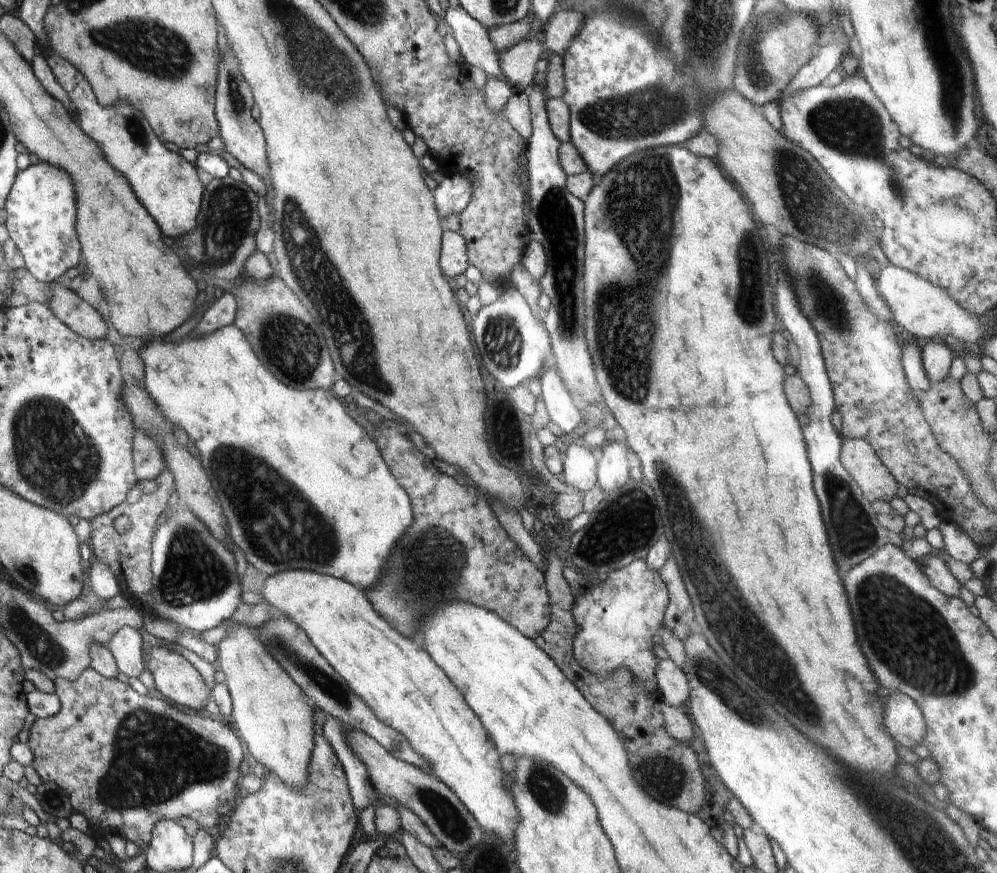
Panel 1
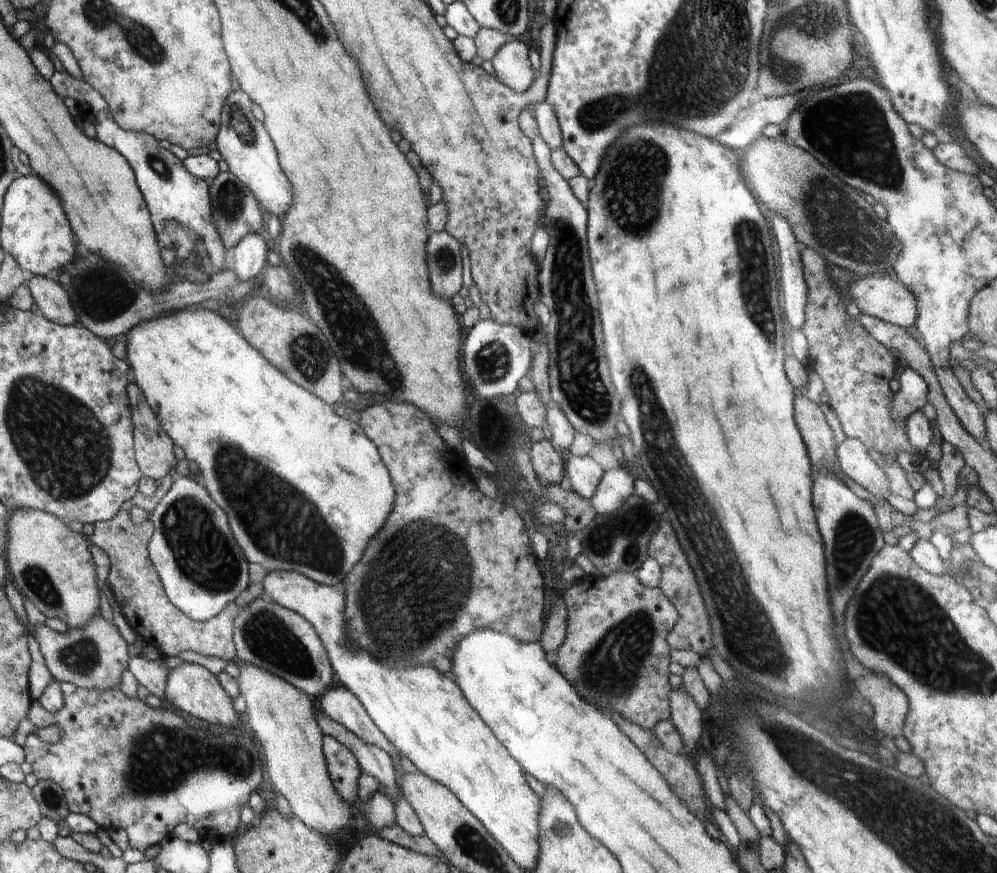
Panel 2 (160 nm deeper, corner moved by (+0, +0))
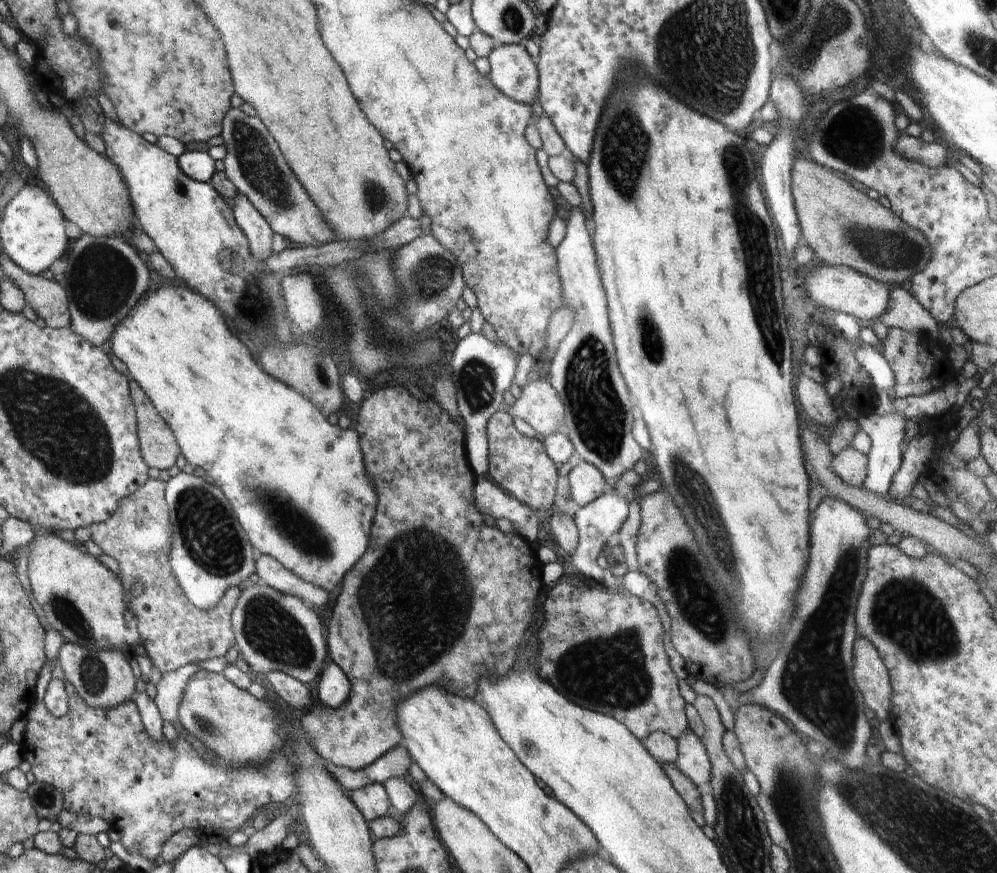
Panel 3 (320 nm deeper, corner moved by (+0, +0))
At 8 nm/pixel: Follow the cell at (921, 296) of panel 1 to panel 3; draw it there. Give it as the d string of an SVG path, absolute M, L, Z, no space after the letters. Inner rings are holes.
M816 261L816 266L810 270L810 278L806 274L804 288L808 288L810 300L825 309L835 310L854 318L874 320L886 310L890 286L883 285L877 280L844 265L833 265Z

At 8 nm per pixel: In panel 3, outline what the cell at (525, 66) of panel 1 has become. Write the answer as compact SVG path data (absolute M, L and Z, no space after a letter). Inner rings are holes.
M497 44L494 45L487 58L490 63L490 72L487 77L504 96L528 106L538 101L539 74L532 57L524 46Z

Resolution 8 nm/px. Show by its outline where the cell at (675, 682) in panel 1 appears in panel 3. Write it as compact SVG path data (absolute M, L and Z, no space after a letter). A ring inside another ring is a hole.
M688 730L676 742L675 766L698 788L707 789L711 781L712 765L701 737L692 730Z

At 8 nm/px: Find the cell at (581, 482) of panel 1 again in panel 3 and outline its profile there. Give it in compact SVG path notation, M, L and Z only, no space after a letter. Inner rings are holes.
M576 459L568 476L570 498L580 506L591 503L608 490L604 475L589 462Z

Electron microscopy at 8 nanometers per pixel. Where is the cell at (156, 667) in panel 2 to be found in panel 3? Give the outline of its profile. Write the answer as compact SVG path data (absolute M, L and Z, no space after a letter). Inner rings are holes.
M190 663L180 667L178 671L162 675L160 682L155 686L157 695L154 702L163 721L168 720L173 724L177 720L184 689L190 677L202 670L198 663Z

